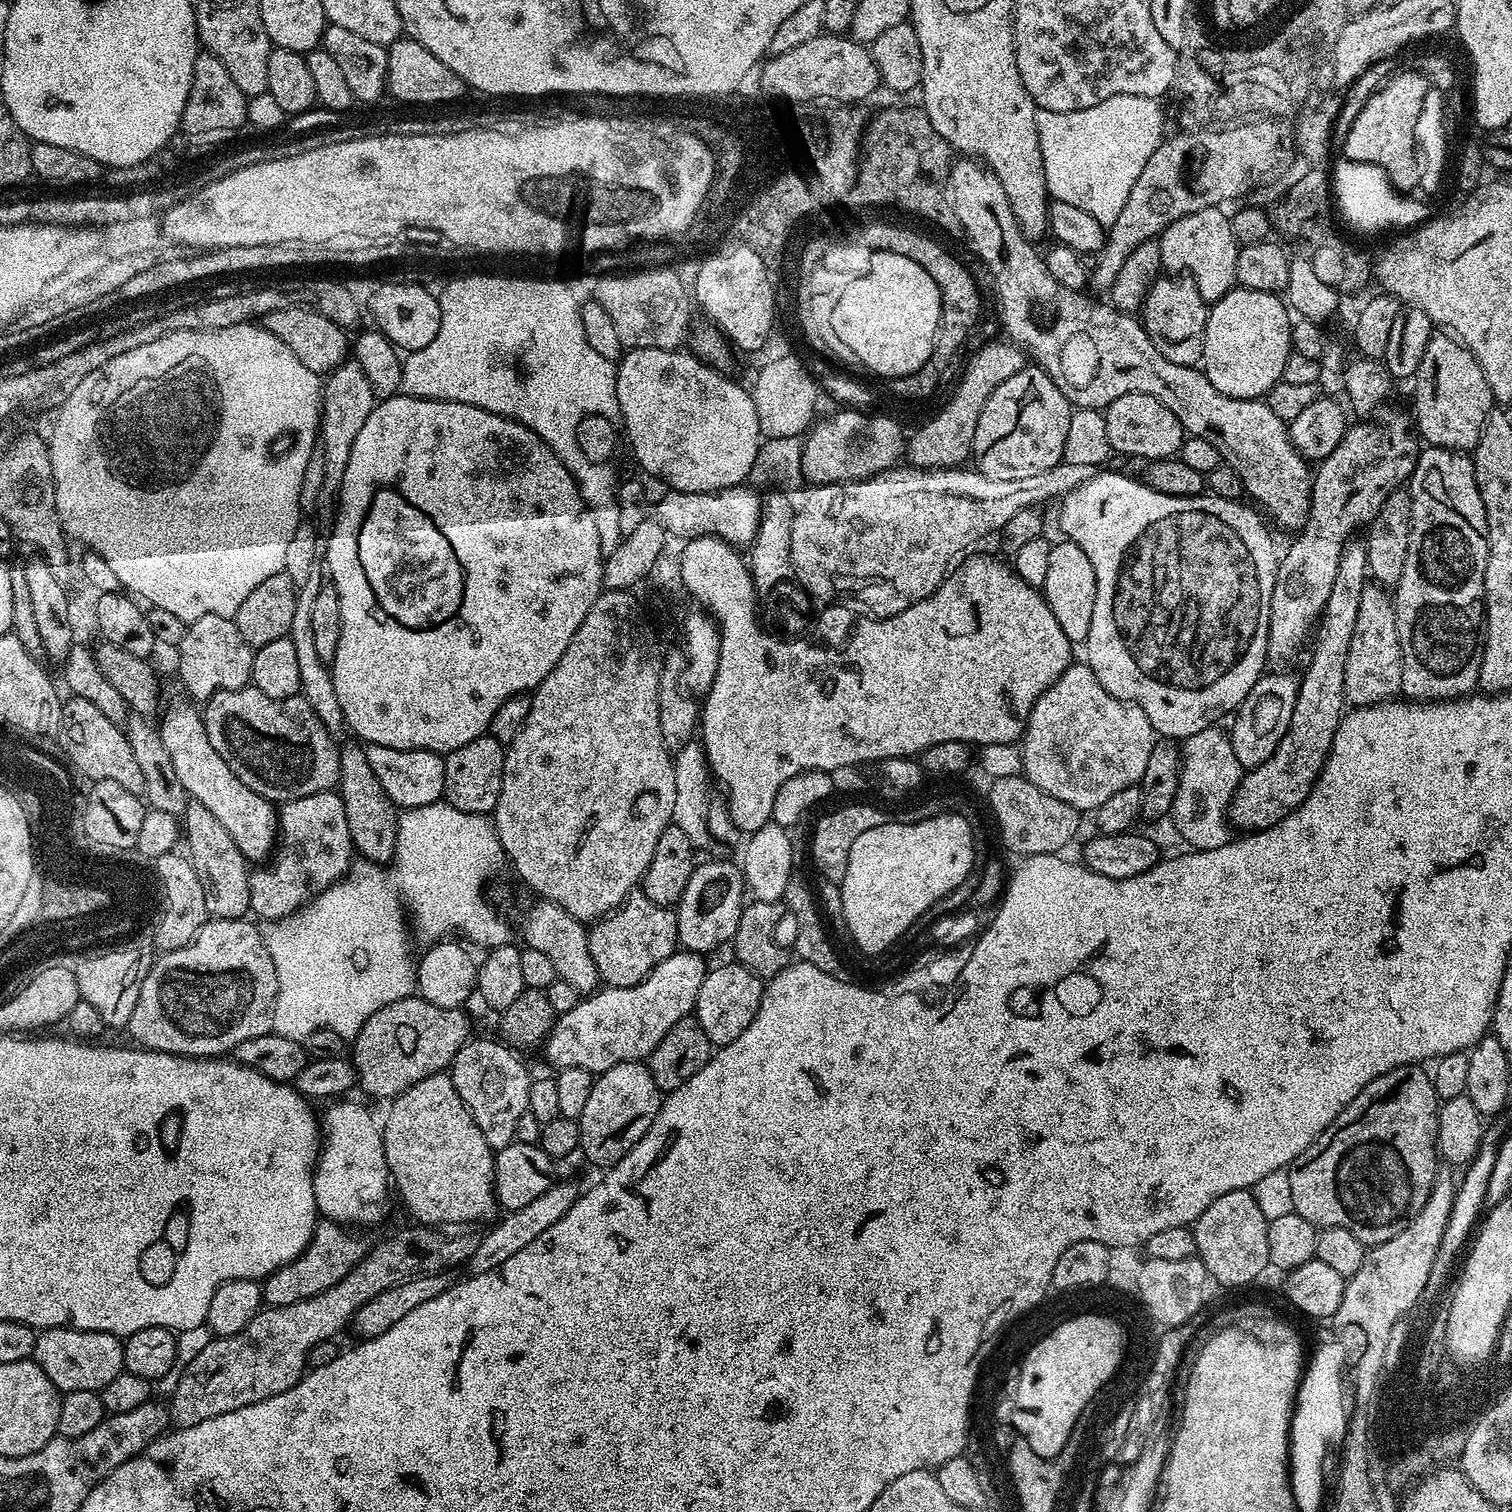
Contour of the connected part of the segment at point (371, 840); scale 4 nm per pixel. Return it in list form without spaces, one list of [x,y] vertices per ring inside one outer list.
[[[359,743],[340,748],[340,782],[338,791],[346,806],[346,822],[350,822],[353,849],[373,864],[387,866],[393,863],[398,842],[400,812],[396,803],[382,790],[382,782],[370,770],[364,748]]]

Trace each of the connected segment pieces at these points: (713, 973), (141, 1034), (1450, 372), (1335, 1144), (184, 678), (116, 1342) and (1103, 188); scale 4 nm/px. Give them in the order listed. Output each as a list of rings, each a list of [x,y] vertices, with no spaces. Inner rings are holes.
[[[739,962],[720,964],[704,975],[702,990],[698,990],[698,1002],[694,1009],[696,1021],[706,1030],[706,1038],[714,1046],[723,1046],[734,1042],[742,1030],[754,1022],[758,1006],[764,997],[765,981],[754,975],[750,969]]]
[[[241,918],[238,920],[213,920],[209,919],[208,923],[202,926],[202,930],[198,930],[198,934],[189,944],[186,946],[182,946],[178,950],[174,950],[173,952],[165,952],[159,958],[160,961],[153,963],[151,967],[149,967],[148,973],[146,974],[146,982],[142,982],[142,991],[138,994],[138,1002],[134,1005],[134,1014],[130,1014],[130,1022],[126,1026],[126,1032],[129,1032],[130,1035],[133,1036],[135,1043],[139,1045],[139,1047],[147,1048],[150,1052],[173,1052],[175,1056],[194,1056],[197,1058],[220,1058],[225,1054],[231,1053],[232,1049],[236,1048],[242,1042],[246,1042],[246,1038],[258,1038],[262,1034],[266,1034],[267,1032],[272,1031],[272,1007],[274,1006],[274,1002],[276,1001],[276,995],[278,994],[278,974],[274,970],[274,958],[270,958],[270,950],[266,950],[266,942],[264,941],[264,933],[261,931],[259,927],[255,928],[254,925],[251,924],[253,921],[248,918]]]
[[[1440,330],[1426,342],[1426,354],[1414,377],[1416,412],[1414,427],[1419,439],[1434,448],[1471,453],[1484,432],[1484,423],[1494,411],[1494,397],[1474,354],[1455,336]]]
[[[1403,1064],[1397,1068],[1392,1068],[1378,1078],[1374,1078],[1374,1082],[1370,1082],[1360,1091],[1358,1098],[1354,1098],[1344,1107],[1342,1114],[1338,1114],[1338,1118],[1331,1126],[1309,1148],[1302,1150],[1302,1154],[1298,1154],[1294,1163],[1288,1165],[1290,1186],[1294,1197],[1293,1212],[1298,1213],[1302,1218],[1306,1218],[1306,1222],[1316,1225],[1317,1229],[1342,1226],[1342,1230],[1350,1230],[1350,1234],[1354,1234],[1354,1238],[1361,1240],[1365,1246],[1375,1246],[1398,1235],[1422,1210],[1422,1206],[1426,1206],[1426,1202],[1430,1198],[1430,1190],[1438,1175],[1438,1169],[1436,1169],[1436,1164],[1438,1165],[1436,1135],[1438,1134],[1441,1101],[1432,1085],[1431,1075],[1427,1071],[1423,1072],[1422,1069],[1423,1067],[1420,1064]]]
[[[206,614],[188,625],[186,638],[182,638],[180,655],[180,680],[189,697],[196,702],[206,702],[222,690],[238,690],[249,687],[252,678],[253,648],[246,638],[238,634],[238,626],[231,616]]]
[[[46,1328],[37,1335],[34,1359],[38,1366],[42,1366],[42,1370],[46,1370],[46,1378],[50,1378],[50,1382],[54,1382],[61,1393],[74,1390],[99,1392],[124,1371],[124,1346],[121,1337],[109,1332]]]
[[[1118,94],[1095,106],[1078,111],[1052,111],[1037,109],[1035,126],[1038,129],[1039,149],[1042,150],[1044,177],[1047,180],[1049,197],[1068,202],[1094,217],[1105,228],[1117,221],[1130,191],[1134,188],[1143,167],[1154,150],[1165,139],[1164,112],[1160,102],[1152,96]]]

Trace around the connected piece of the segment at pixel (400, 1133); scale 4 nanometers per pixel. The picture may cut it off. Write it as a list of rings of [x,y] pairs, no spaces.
[[[447,1071],[434,1074],[430,1078],[422,1078],[422,1082],[414,1082],[412,1088],[407,1088],[405,1092],[400,1093],[391,1101],[392,1109],[388,1112],[388,1121],[383,1121],[382,1129],[385,1142],[385,1156],[389,1168],[389,1177],[391,1183],[400,1190],[401,1196],[404,1198],[405,1204],[408,1206],[409,1212],[416,1220],[415,1223],[420,1226],[472,1226],[475,1220],[488,1220],[495,1212],[498,1212],[496,1202],[496,1183],[494,1182],[494,1162],[496,1157],[494,1150],[486,1142],[486,1138],[482,1138],[482,1130],[478,1130],[478,1122],[474,1122],[474,1118],[470,1114],[470,1110],[466,1106],[466,1102],[462,1102],[462,1098],[458,1094],[458,1090],[454,1090],[454,1082],[451,1075]]]

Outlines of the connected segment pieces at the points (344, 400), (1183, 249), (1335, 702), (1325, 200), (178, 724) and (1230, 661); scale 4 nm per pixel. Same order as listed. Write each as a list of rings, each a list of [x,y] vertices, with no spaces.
[[[354,362],[339,364],[322,380],[322,399],[320,401],[320,426],[318,429],[318,456],[324,459],[324,496],[320,500],[321,529],[331,529],[336,519],[338,507],[337,493],[340,483],[346,474],[346,462],[350,462],[350,446],[354,446],[354,438],[362,430],[366,418],[370,418],[372,409],[376,407],[378,398],[370,390],[366,376]]]
[[[1220,208],[1198,210],[1178,218],[1158,237],[1163,267],[1172,274],[1183,274],[1198,286],[1198,294],[1209,302],[1223,298],[1236,283],[1238,243],[1232,232],[1229,213]]]
[[[1360,538],[1349,540],[1340,555],[1338,574],[1334,578],[1334,586],[1330,586],[1330,598],[1314,632],[1316,649],[1308,660],[1308,669],[1304,676],[1299,677],[1300,689],[1290,726],[1286,734],[1282,734],[1282,742],[1278,742],[1274,754],[1257,768],[1249,768],[1243,773],[1228,808],[1227,819],[1236,828],[1238,826],[1244,828],[1240,830],[1259,830],[1274,826],[1312,793],[1316,777],[1324,769],[1340,719],[1346,711],[1346,650],[1350,650],[1354,622],[1358,622],[1358,602],[1369,574],[1367,543]]]
[[[1310,168],[1306,172],[1304,176],[1293,179],[1282,200],[1267,209],[1270,227],[1275,233],[1300,238],[1304,242],[1309,249],[1306,250],[1314,266],[1314,274],[1326,285],[1342,294],[1359,293],[1364,290],[1365,284],[1372,280],[1372,260],[1369,260],[1366,253],[1344,240],[1336,230],[1329,173],[1322,168]]]
[[[183,699],[170,701],[164,717],[162,712],[158,720],[162,743],[170,754],[170,762],[174,762],[178,779],[191,799],[202,802],[202,806],[206,806],[206,810],[210,810],[210,814],[222,822],[223,828],[229,832],[230,838],[234,838],[238,850],[242,850],[249,862],[267,861],[278,843],[277,805],[250,790],[250,786],[246,786],[246,782],[242,782],[238,774],[234,774],[234,770],[222,762],[222,754],[210,746],[201,709],[191,699]]]
[[[1100,470],[1096,475],[1091,476],[1085,484],[1078,486],[1076,490],[1068,493],[1063,497],[1060,508],[1060,528],[1064,531],[1063,535],[1072,543],[1077,544],[1086,558],[1090,558],[1090,566],[1094,566],[1094,574],[1096,575],[1096,605],[1094,606],[1094,618],[1090,618],[1090,634],[1086,641],[1086,649],[1088,648],[1088,657],[1086,663],[1090,670],[1094,670],[1094,678],[1098,678],[1098,682],[1102,682],[1102,686],[1114,698],[1126,700],[1129,704],[1137,704],[1144,711],[1146,718],[1152,723],[1152,731],[1157,737],[1167,738],[1177,742],[1183,742],[1188,737],[1198,734],[1199,731],[1206,730],[1208,727],[1215,725],[1224,715],[1235,713],[1240,707],[1242,701],[1246,698],[1246,694],[1250,694],[1250,690],[1260,680],[1262,673],[1265,671],[1264,664],[1268,660],[1268,627],[1270,626],[1270,594],[1274,594],[1274,582],[1276,581],[1276,565],[1278,563],[1278,548],[1272,545],[1272,536],[1268,533],[1266,525],[1260,521],[1261,513],[1255,507],[1247,508],[1247,503],[1238,500],[1223,500],[1211,494],[1201,494],[1191,496],[1190,498],[1178,498],[1177,496],[1167,496],[1161,492],[1155,492],[1153,488],[1144,483],[1143,479],[1136,478],[1131,480],[1128,474],[1123,471]]]

